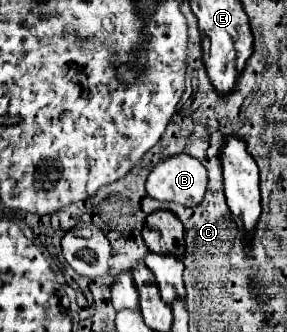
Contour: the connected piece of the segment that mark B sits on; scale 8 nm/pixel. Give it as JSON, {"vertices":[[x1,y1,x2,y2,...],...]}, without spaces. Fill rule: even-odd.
{"vertices":[[189,154,161,160,147,176,147,192,161,202,197,206,207,190,207,170]]}

